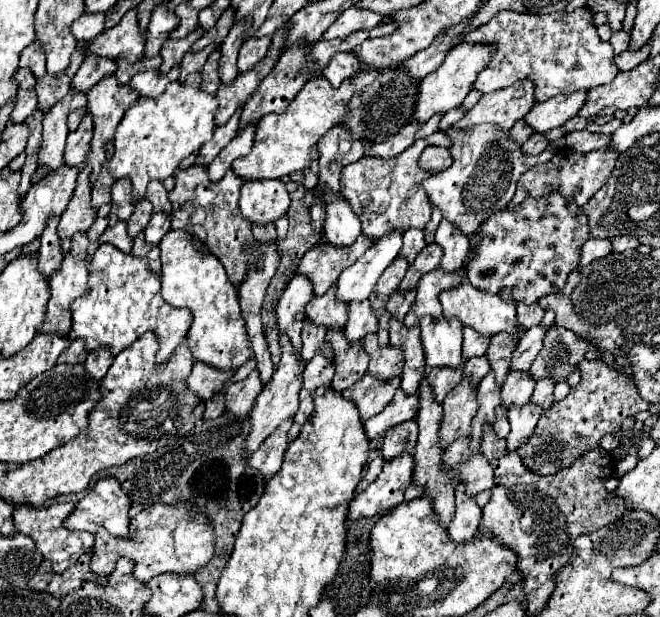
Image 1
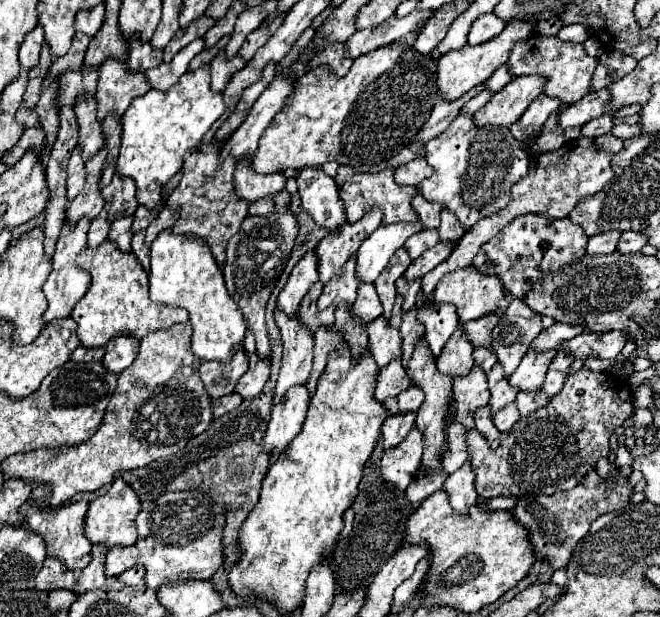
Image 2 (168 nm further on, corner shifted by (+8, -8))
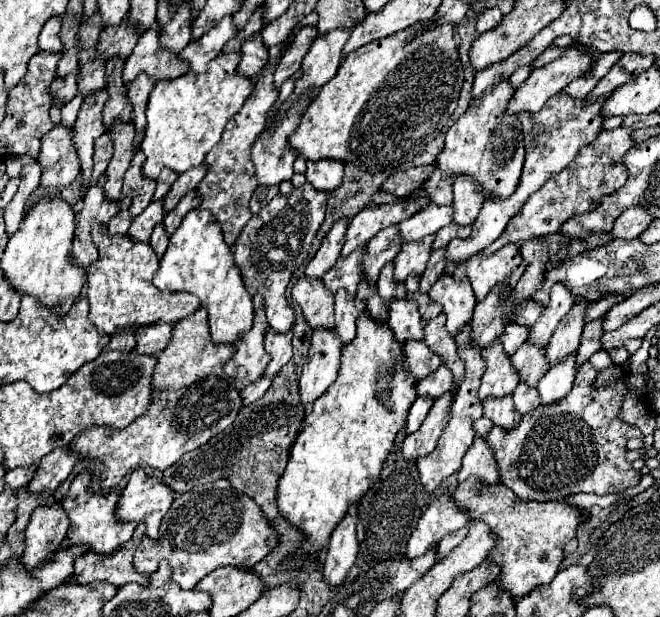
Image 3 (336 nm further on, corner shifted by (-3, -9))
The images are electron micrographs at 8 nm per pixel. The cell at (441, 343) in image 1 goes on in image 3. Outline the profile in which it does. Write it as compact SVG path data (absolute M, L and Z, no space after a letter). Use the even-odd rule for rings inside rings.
M441 274L431 286L429 296L443 306L443 312L447 314L447 330L453 336L463 324L471 320L471 312L477 304L471 282L467 278L455 280L451 274Z

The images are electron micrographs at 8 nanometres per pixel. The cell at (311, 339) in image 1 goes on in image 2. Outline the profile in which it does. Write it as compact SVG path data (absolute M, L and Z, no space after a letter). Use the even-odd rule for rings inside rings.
M320 283L312 285L312 291L308 291L308 295L302 299L300 309L298 309L298 321L302 325L306 325L312 333L318 331L318 327L332 327L334 325L334 311L332 307L328 311L316 311L316 299L320 295L322 287Z

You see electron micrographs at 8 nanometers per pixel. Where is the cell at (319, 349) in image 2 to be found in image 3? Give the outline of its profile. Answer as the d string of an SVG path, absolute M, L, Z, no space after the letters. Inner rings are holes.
M339 290L335 294L335 330L343 344L355 338L355 320L365 310L365 300L359 300L355 294L347 290Z

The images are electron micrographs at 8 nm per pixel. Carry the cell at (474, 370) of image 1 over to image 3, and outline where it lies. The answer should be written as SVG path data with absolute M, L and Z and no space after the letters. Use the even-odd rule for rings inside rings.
M515 322L509 324L505 328L505 332L503 332L503 336L499 338L503 342L503 346L505 346L505 352L511 356L515 352L515 348L519 348L519 344L523 344L529 338L529 332L531 332L529 326L525 328L525 326L519 326Z

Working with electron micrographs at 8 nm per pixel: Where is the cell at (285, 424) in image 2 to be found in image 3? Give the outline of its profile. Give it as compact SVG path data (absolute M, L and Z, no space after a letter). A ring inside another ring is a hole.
M315 328L313 338L311 338L311 348L307 354L307 362L303 366L303 374L299 380L301 402L307 414L311 412L315 398L319 398L337 378L341 346L343 344L335 330Z

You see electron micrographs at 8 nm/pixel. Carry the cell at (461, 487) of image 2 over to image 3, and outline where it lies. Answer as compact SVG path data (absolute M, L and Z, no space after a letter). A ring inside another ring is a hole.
M475 436L473 446L467 450L467 454L463 458L463 466L457 472L459 482L463 482L469 476L479 476L487 484L497 484L499 482L497 460L493 456L491 446L481 436Z

